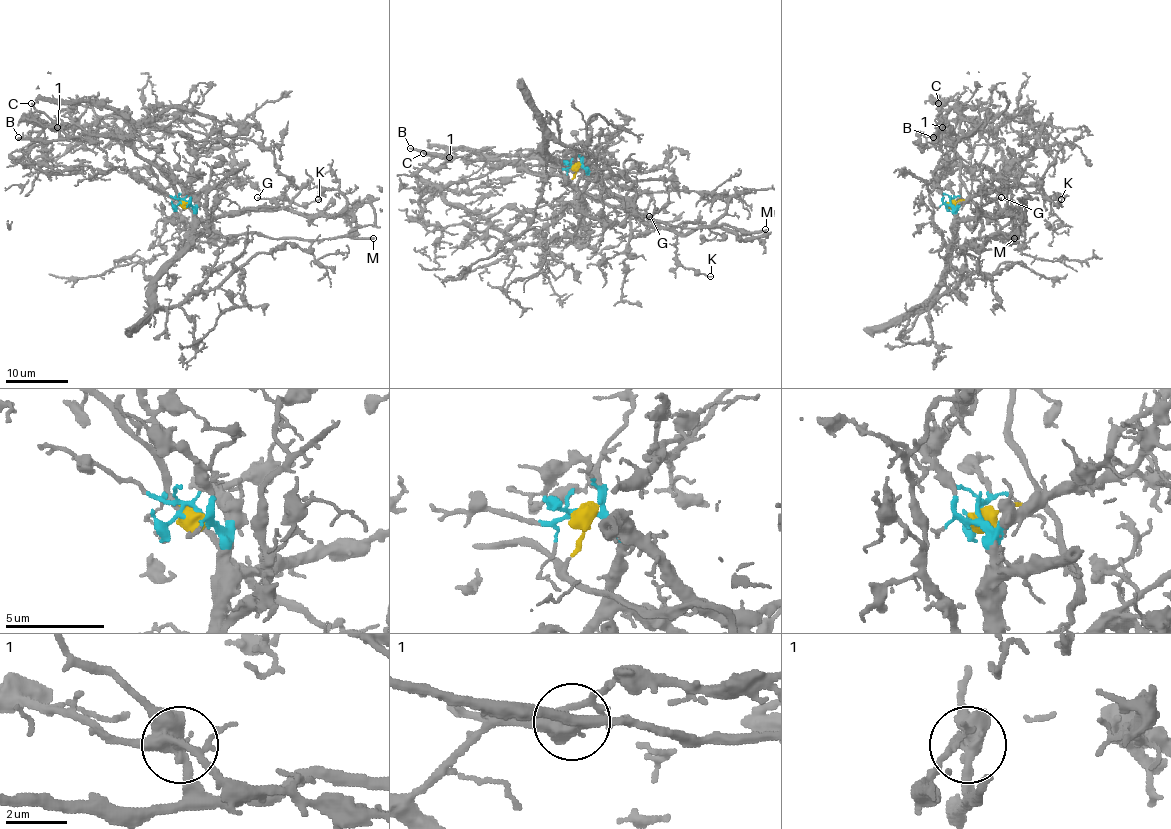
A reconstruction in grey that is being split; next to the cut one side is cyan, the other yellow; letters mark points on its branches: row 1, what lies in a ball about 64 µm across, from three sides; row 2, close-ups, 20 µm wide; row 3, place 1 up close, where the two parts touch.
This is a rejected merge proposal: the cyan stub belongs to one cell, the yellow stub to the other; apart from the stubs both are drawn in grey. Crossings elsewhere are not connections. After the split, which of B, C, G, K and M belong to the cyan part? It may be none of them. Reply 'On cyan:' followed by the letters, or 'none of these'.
On cyan: G, K

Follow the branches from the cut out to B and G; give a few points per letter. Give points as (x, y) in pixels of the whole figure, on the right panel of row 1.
B: (949, 202), (964, 200), (968, 192), (960, 178), (959, 155), (945, 134), (938, 141), (932, 137)
G: (949, 202), (957, 219), (975, 219), (981, 213), (978, 206), (1001, 197)

